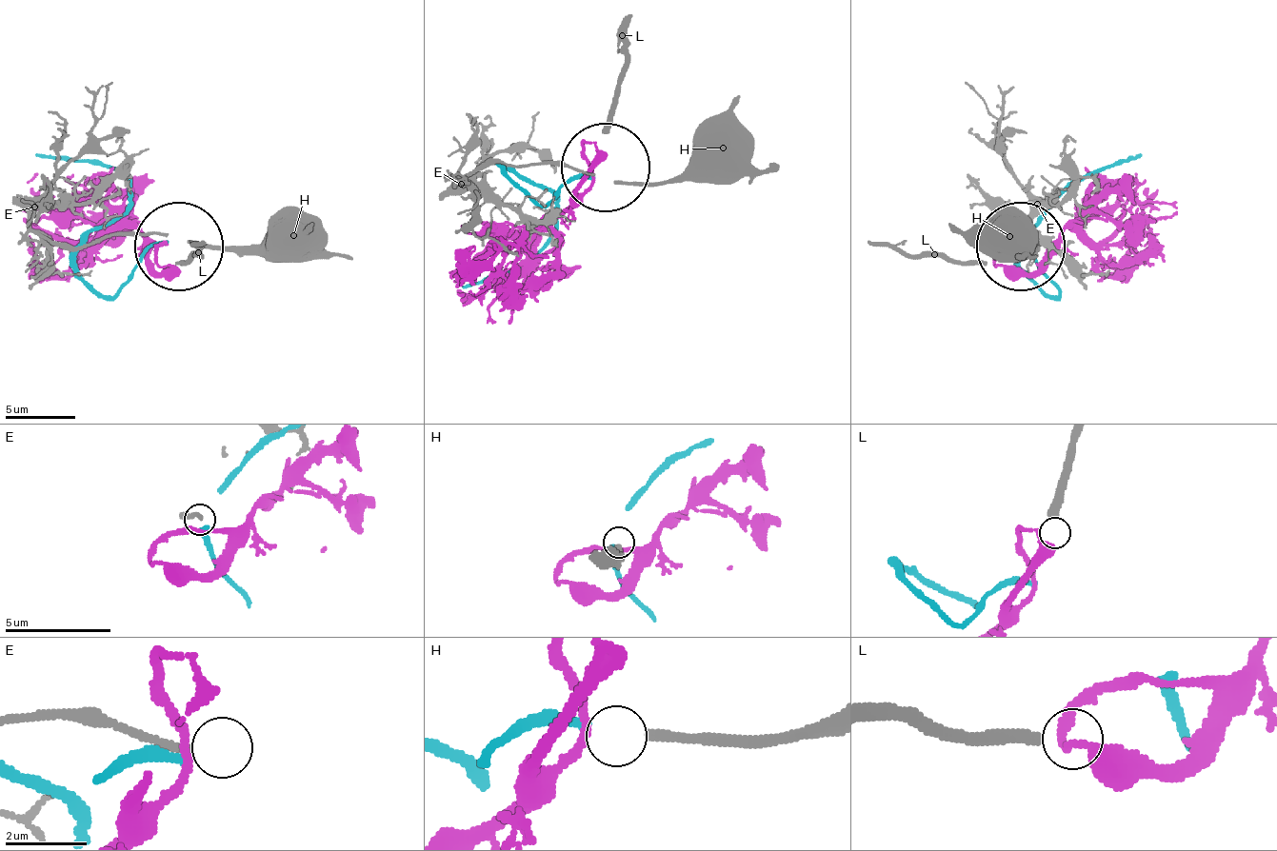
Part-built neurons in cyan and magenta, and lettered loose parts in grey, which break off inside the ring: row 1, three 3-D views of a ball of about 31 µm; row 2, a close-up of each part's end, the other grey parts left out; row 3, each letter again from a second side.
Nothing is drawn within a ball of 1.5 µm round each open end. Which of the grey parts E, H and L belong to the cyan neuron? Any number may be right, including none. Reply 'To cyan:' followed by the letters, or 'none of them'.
To cyan: H

